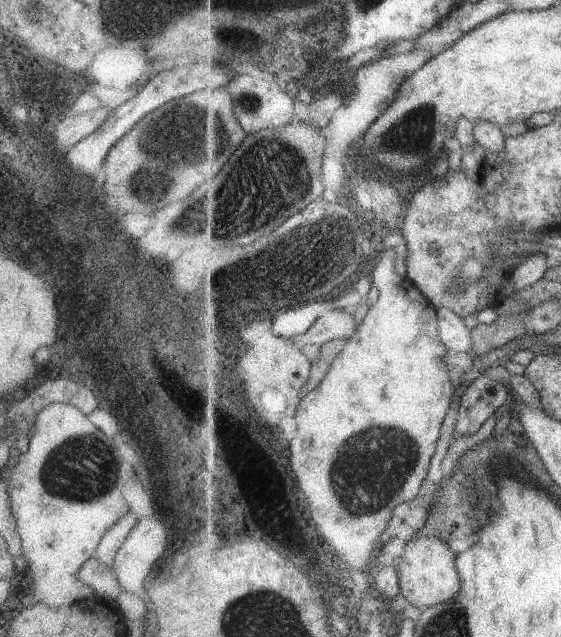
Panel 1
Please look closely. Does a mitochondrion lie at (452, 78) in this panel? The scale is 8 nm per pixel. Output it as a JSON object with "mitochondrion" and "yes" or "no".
{"mitochondrion":"no"}

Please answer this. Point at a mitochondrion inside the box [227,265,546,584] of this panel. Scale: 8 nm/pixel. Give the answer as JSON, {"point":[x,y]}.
{"point":[368,487]}

